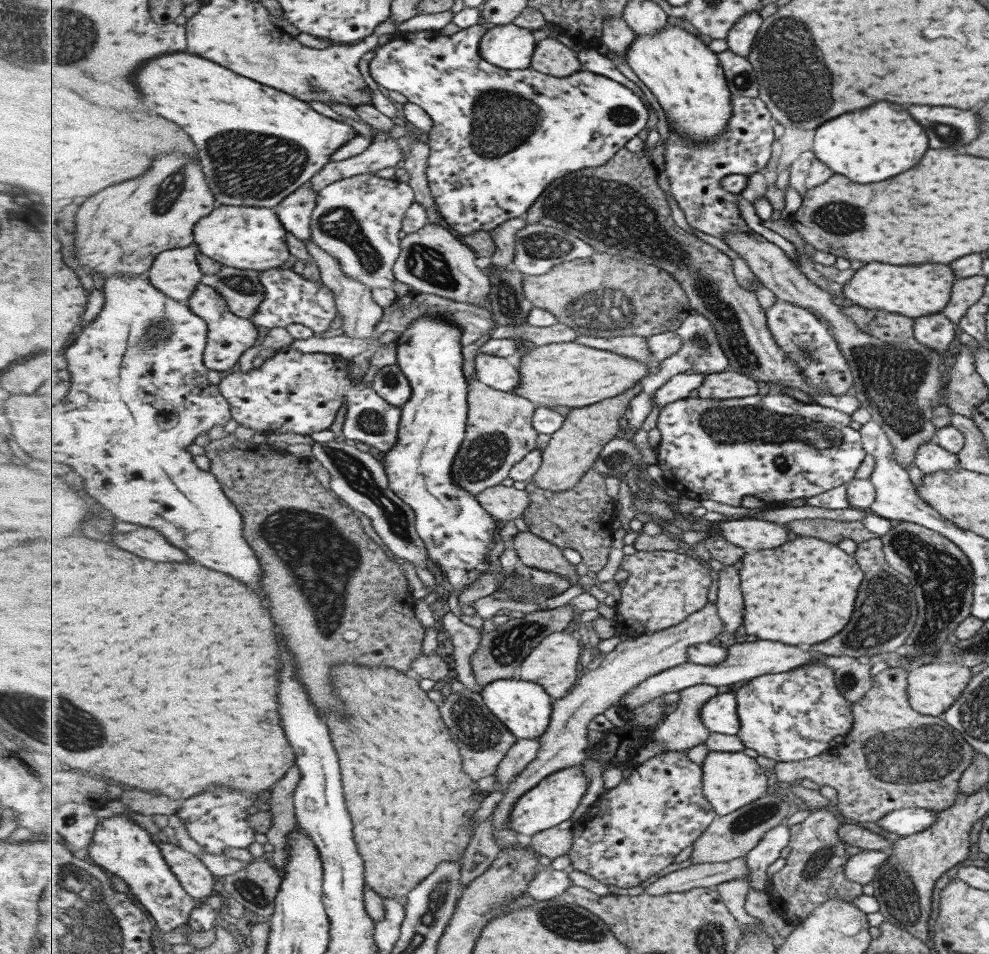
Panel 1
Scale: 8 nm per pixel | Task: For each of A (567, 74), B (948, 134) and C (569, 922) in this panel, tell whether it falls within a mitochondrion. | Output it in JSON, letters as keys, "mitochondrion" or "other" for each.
{"A":"other","B":"mitochondrion","C":"mitochondrion"}

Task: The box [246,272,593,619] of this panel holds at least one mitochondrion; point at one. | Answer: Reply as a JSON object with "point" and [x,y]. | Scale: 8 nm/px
{"point":[357,476]}

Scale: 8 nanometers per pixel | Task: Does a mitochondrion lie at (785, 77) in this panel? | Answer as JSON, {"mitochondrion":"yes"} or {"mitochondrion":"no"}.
{"mitochondrion":"yes"}

